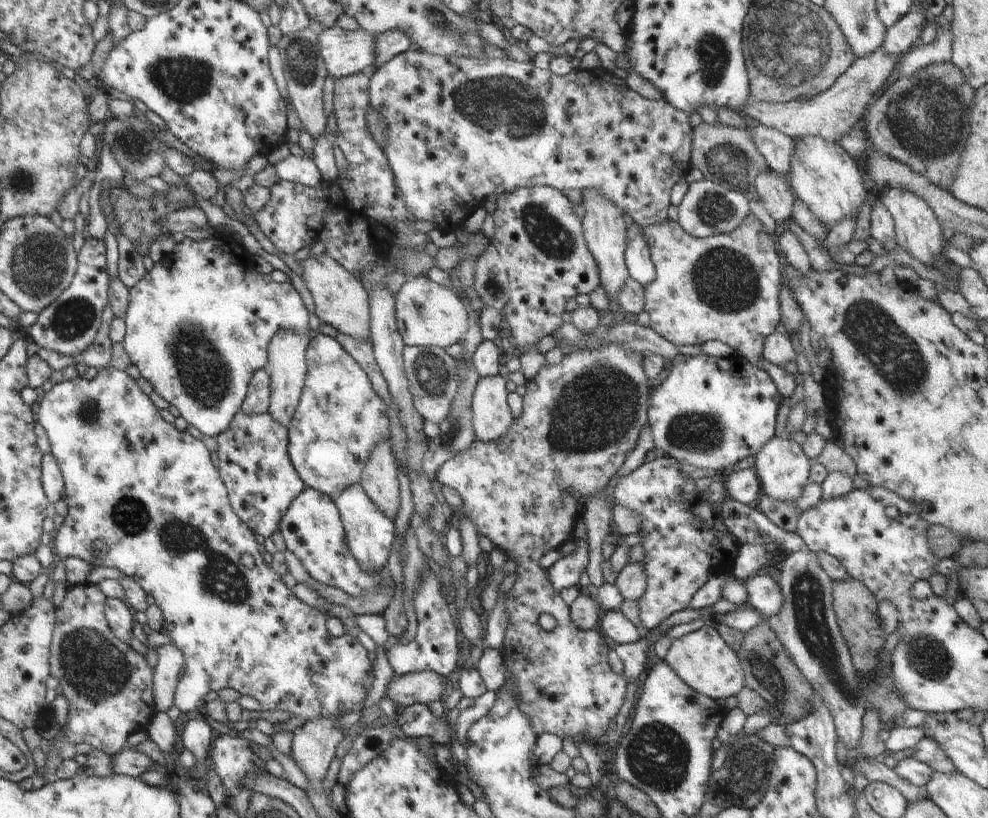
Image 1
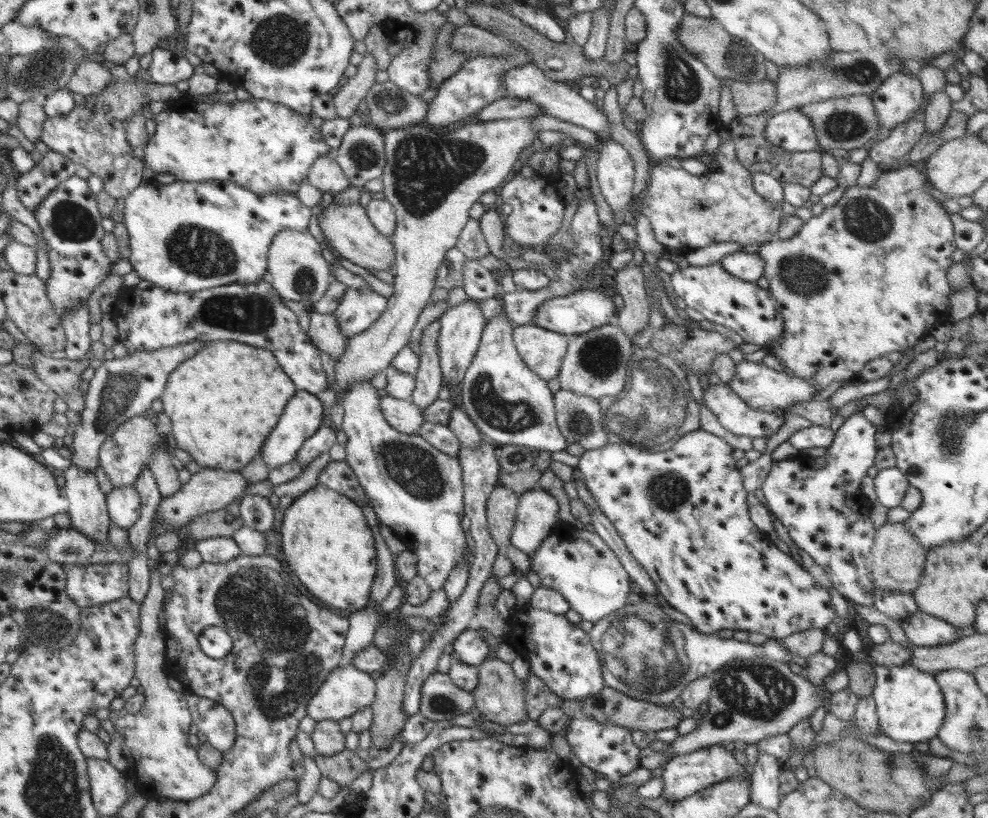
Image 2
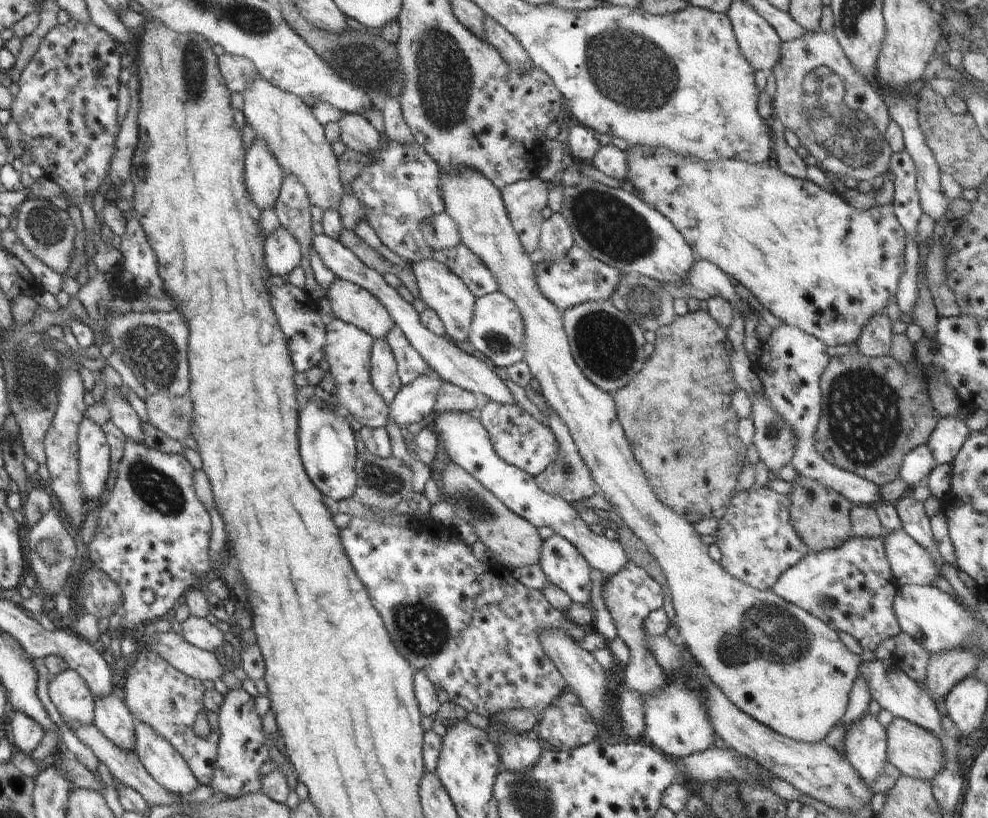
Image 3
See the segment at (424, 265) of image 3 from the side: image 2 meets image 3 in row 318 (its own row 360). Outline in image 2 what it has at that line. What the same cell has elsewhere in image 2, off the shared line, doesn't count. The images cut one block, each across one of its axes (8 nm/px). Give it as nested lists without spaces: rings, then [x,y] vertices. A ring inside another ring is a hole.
[[[468,298],[467,301],[456,306],[448,306],[438,320],[441,324],[438,348],[442,373],[442,388],[445,387],[450,390],[452,386],[462,383],[465,372],[468,370],[476,354],[486,323],[484,315],[480,311],[480,303],[481,301]]]

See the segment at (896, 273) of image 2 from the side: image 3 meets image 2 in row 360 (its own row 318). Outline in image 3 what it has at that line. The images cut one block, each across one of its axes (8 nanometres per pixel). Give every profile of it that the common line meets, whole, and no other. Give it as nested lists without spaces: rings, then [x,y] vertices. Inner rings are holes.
[[[644,145],[628,146],[624,152],[627,154],[625,179],[634,186],[634,192],[650,208],[657,210],[662,216],[670,220],[678,229],[678,232],[683,234],[686,242],[696,254],[696,258],[710,261],[718,266],[724,274],[736,278],[742,286],[745,286],[754,294],[760,304],[763,304],[778,318],[778,321],[781,320],[786,325],[799,328],[805,333],[815,336],[827,347],[856,344],[856,340],[859,338],[859,334],[869,321],[869,318],[876,313],[880,314],[890,301],[896,300],[898,282],[900,282],[900,277],[905,271],[904,245],[907,234],[900,222],[898,222],[891,203],[875,205],[866,211],[855,209],[848,205],[841,195],[829,193],[809,179],[802,180],[788,176],[772,163],[768,165],[753,165],[748,164],[746,161],[736,161],[734,159],[707,161],[692,155],[676,154],[664,147],[645,147]]]

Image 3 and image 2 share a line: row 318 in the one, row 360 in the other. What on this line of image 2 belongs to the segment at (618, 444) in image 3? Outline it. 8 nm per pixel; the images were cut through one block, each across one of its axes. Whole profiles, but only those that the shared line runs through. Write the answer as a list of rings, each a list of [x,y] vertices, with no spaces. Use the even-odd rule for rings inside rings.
[[[530,323],[514,328],[512,338],[522,360],[534,374],[537,374],[546,383],[559,375],[562,359],[567,353],[567,335],[552,332]]]

